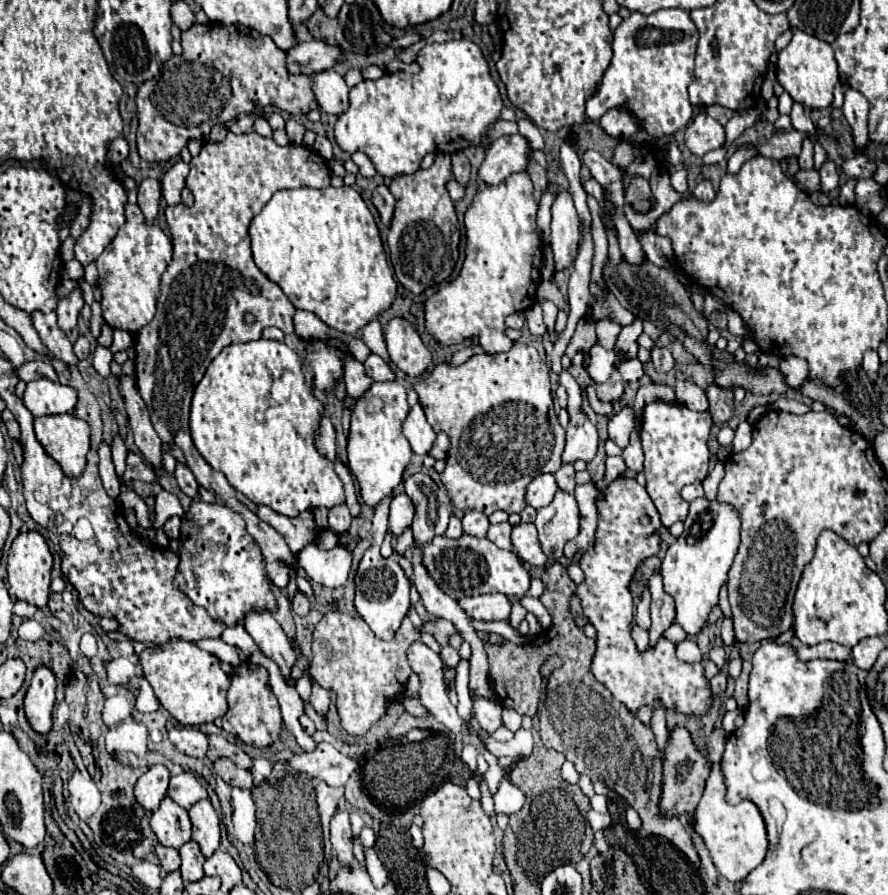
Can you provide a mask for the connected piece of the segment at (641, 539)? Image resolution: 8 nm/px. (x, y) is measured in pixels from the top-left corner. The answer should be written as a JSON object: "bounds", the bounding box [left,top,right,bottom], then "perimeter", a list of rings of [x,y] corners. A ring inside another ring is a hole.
{"bounds":[577,478,715,718],"perimeter":[[[617,478],[609,488],[607,496],[597,498],[599,508],[599,528],[595,534],[595,546],[589,548],[581,558],[579,566],[585,572],[585,582],[577,588],[581,598],[583,614],[597,630],[597,650],[591,662],[591,672],[595,678],[613,694],[615,700],[625,704],[631,712],[643,706],[651,710],[659,702],[665,710],[673,708],[687,716],[703,718],[703,714],[713,706],[715,694],[709,688],[709,680],[703,674],[699,662],[689,664],[677,658],[677,646],[661,636],[656,645],[641,652],[631,638],[631,610],[633,596],[629,592],[629,582],[639,562],[659,552],[661,538],[655,530],[661,526],[657,508],[653,506],[647,490],[635,480]],[[641,516],[649,516],[649,524],[641,524]]]}

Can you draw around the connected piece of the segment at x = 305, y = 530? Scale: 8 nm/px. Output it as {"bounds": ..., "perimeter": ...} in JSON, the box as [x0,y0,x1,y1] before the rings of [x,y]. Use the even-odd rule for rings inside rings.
{"bounds":[255,504,319,556],"perimeter":[[[257,504],[255,514],[261,520],[265,520],[267,524],[271,524],[285,538],[293,556],[301,548],[305,548],[305,544],[311,544],[319,532],[315,526],[315,520],[313,520],[313,512],[301,512],[301,516],[287,518],[287,516],[273,512],[271,508],[265,508],[263,504]]]}

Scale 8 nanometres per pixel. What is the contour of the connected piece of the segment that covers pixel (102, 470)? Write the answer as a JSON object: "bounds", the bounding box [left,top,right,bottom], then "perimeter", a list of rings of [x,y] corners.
{"bounds":[99,444,121,498],"perimeter":[[[107,444],[99,446],[99,476],[109,496],[117,498],[121,494],[121,480],[115,474],[115,466],[111,462],[111,448]]]}

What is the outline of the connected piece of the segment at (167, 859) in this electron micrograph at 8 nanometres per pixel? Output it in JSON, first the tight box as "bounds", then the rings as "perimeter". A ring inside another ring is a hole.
{"bounds":[155,844,181,872],"perimeter":[[[157,844],[155,852],[157,852],[159,864],[161,864],[161,868],[163,868],[165,872],[175,872],[175,870],[179,870],[179,866],[181,866],[181,856],[179,856],[179,852],[177,852],[175,848],[167,848],[167,846]]]}

